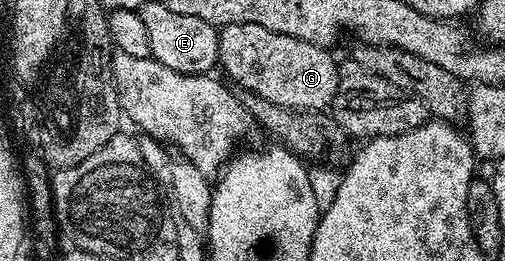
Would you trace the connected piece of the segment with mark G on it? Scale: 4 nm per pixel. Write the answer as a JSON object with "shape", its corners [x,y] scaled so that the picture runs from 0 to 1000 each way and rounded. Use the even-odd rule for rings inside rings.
{"shape":[[[453,92],[434,115],[432,249],[438,268],[442,253],[444,276],[451,284],[448,295],[467,333],[483,330],[479,341],[487,356],[507,360],[525,383],[541,383],[541,398],[556,398],[556,414],[574,421],[640,429],[653,410],[659,368],[667,352],[671,303],[671,238],[655,203],[653,188],[628,169],[612,169],[604,153],[564,138],[556,123],[517,107],[517,92]]]}

